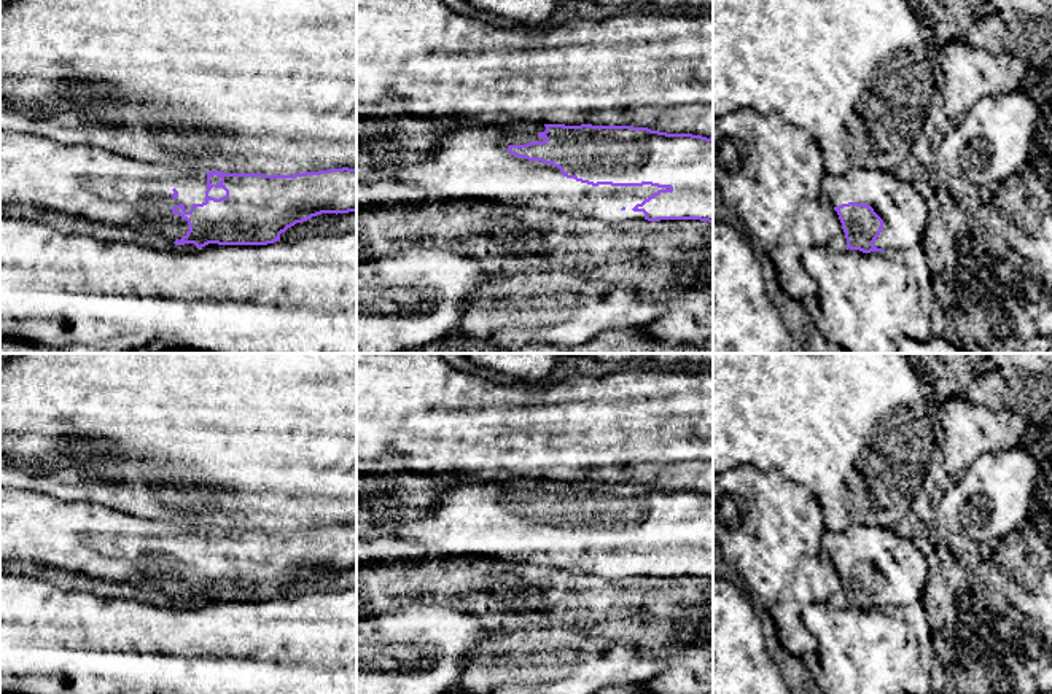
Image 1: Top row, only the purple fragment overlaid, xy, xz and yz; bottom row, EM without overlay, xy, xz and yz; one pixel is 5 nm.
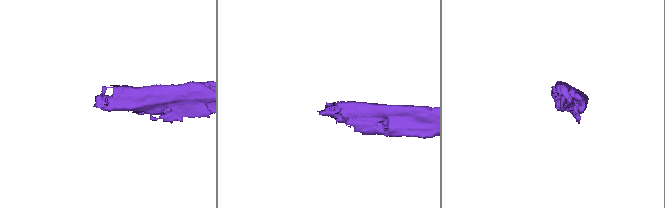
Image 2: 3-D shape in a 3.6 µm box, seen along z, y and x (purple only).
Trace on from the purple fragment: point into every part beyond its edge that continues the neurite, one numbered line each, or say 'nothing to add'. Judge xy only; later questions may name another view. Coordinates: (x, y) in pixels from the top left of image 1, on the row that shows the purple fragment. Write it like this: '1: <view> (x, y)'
1: xy (81, 180)

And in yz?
1: yz (904, 212)

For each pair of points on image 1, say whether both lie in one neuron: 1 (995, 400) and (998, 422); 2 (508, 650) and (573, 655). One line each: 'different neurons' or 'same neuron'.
1: different neurons
2: same neuron

